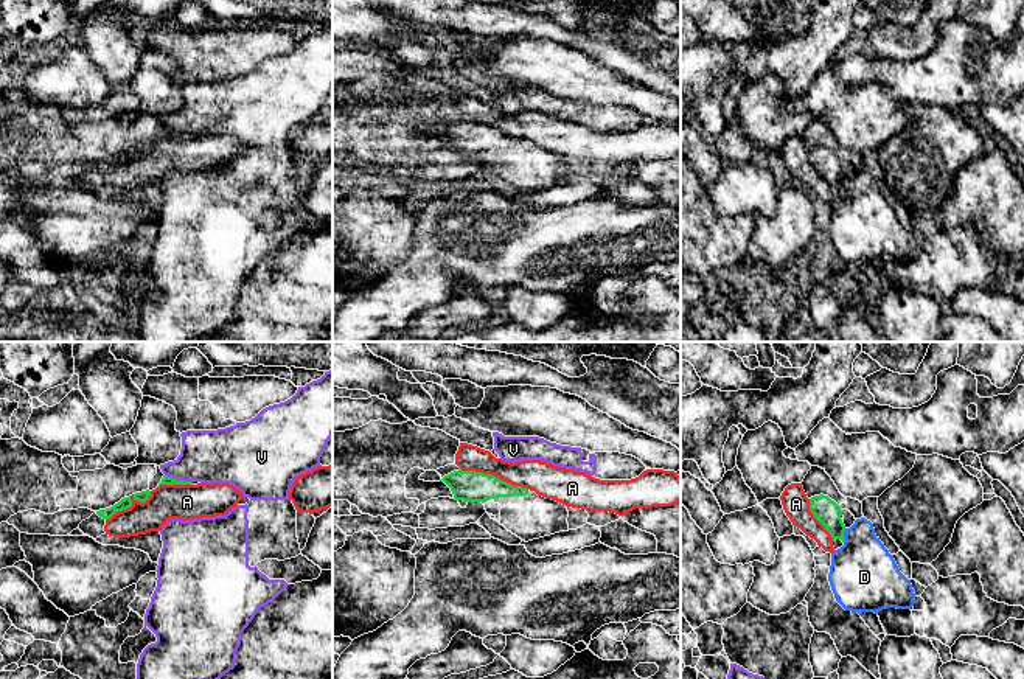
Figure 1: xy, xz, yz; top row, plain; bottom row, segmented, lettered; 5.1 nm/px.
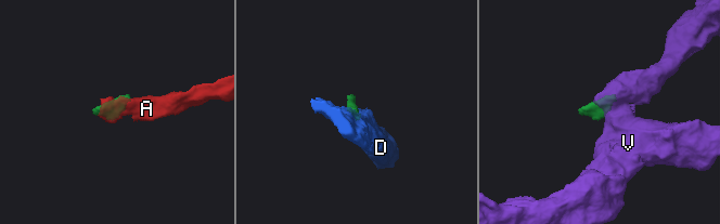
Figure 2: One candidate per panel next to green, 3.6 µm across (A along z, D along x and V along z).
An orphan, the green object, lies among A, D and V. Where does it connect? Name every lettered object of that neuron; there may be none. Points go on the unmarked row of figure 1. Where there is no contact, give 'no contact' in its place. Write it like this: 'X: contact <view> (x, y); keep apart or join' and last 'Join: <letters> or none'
A: contact xz (494, 128); keep apart
D: contact yz (842, 188); keep apart
V: contact xy (179, 132); keep apart
Join: none

